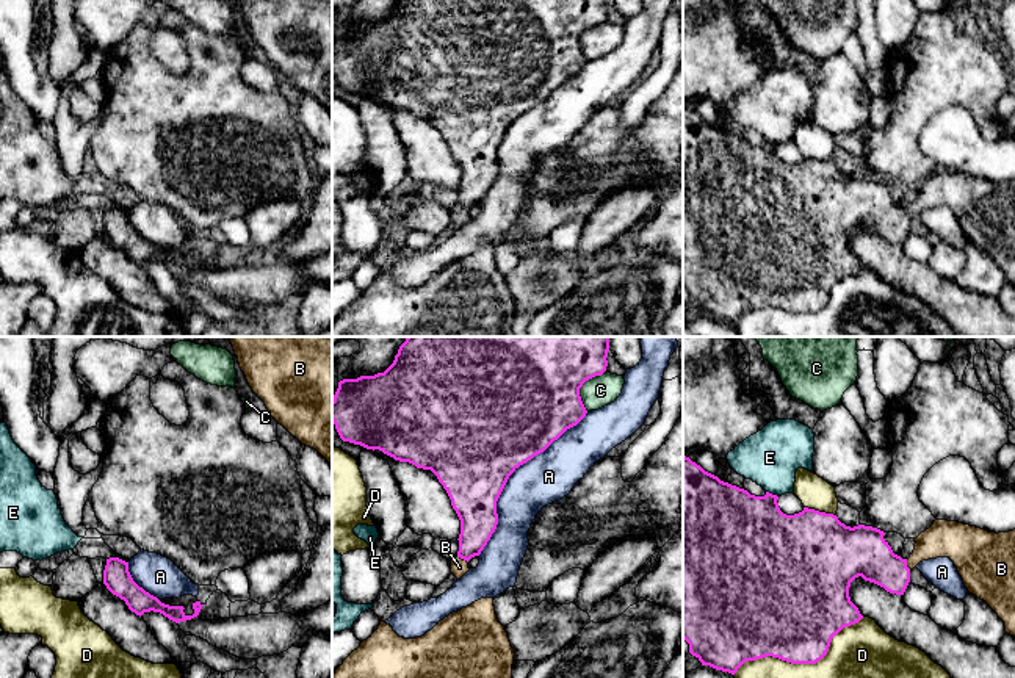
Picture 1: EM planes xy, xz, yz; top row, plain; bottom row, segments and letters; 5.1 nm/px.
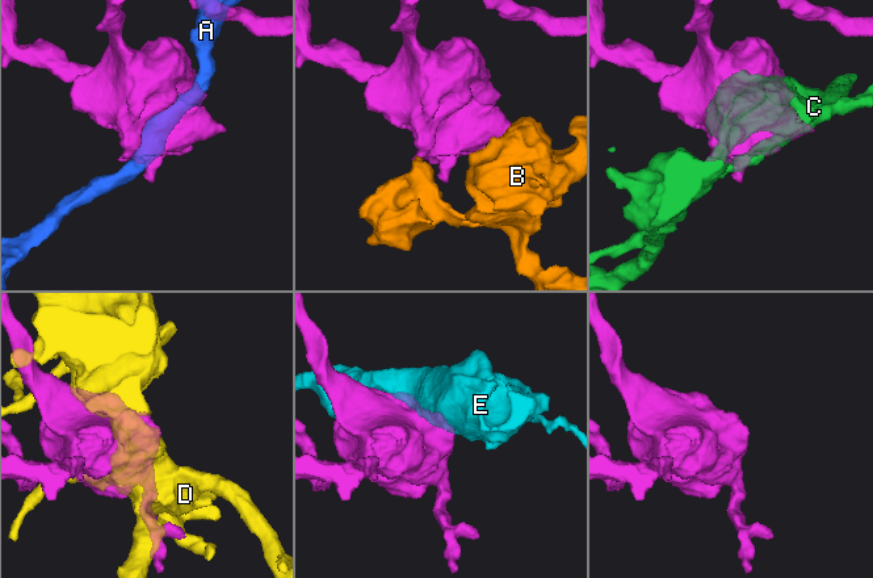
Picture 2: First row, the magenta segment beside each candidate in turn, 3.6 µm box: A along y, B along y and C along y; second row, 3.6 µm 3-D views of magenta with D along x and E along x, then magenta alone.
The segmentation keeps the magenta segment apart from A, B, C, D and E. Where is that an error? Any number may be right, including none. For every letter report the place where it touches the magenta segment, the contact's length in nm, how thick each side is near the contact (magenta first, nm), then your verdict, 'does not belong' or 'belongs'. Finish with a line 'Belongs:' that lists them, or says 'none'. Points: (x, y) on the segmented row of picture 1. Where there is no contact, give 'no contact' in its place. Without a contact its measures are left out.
A: xz (509, 475) | 900 nm | 500/260 nm | does not belong
B: xz (462, 558) | 70 nm | 190/90 nm | belongs
C: xz (581, 385) | 240 nm | 500/160 nm | does not belong
D: yz (801, 663) | 750 nm | 460/220 nm | does not belong
E: yz (771, 494) | 70 nm | 420/300 nm | does not belong
Belongs: B

